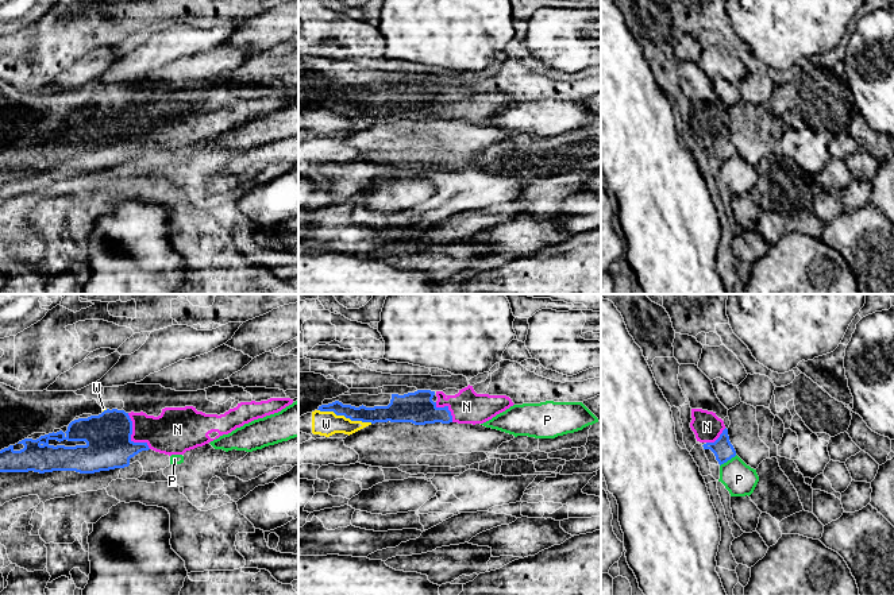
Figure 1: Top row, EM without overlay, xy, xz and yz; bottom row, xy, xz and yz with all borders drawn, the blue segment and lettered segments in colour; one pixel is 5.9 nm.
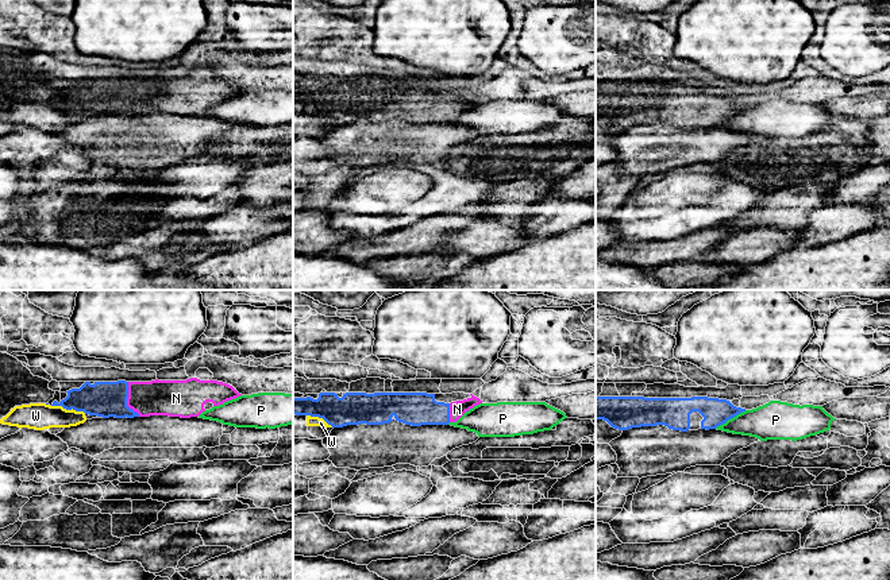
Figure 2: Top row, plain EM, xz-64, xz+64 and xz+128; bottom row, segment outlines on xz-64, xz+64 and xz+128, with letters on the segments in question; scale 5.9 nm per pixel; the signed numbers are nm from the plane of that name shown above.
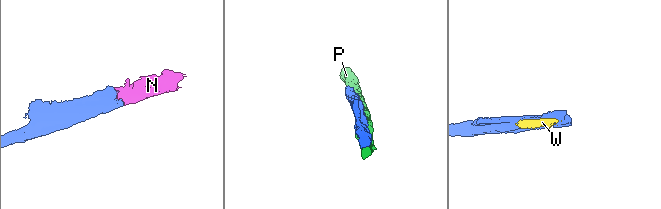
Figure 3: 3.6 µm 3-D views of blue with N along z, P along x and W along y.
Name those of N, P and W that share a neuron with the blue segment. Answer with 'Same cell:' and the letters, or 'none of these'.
Same cell: N

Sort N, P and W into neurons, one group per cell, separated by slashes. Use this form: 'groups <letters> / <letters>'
groups N / P / W

